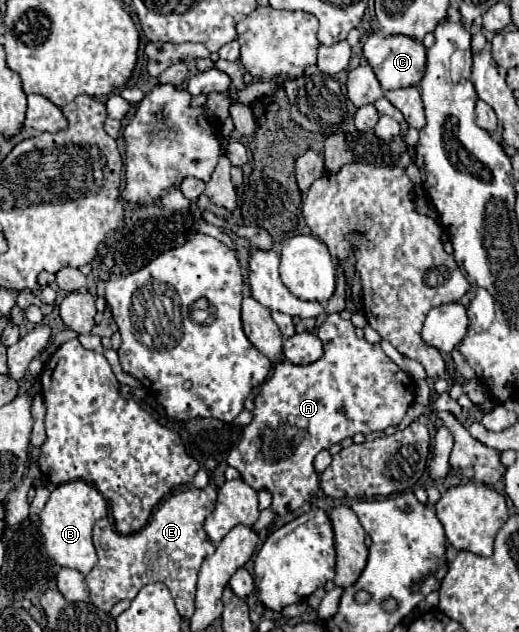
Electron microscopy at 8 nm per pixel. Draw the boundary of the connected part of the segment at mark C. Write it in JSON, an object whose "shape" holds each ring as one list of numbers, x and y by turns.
{"shape":[[371,35,363,45,363,57,373,67,383,91,389,91,389,89,411,87,421,81,423,71,425,71,427,51,425,51,423,43,419,43,411,37,405,37,405,35,391,35,391,37]]}

